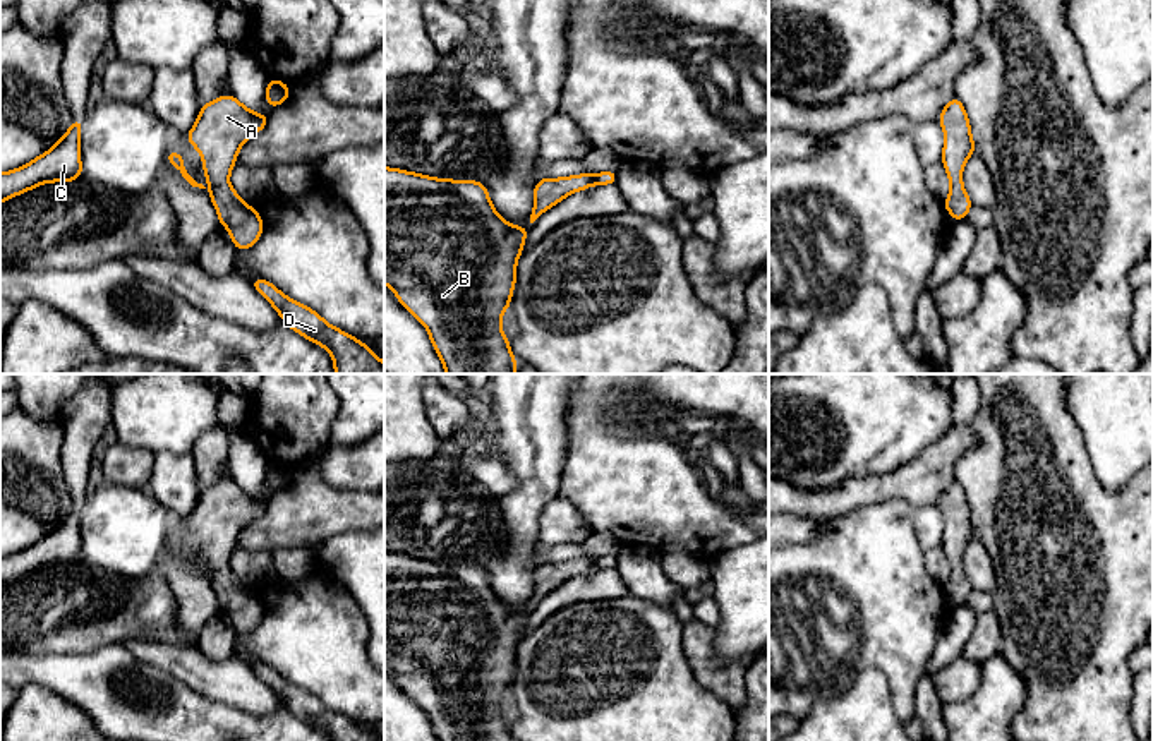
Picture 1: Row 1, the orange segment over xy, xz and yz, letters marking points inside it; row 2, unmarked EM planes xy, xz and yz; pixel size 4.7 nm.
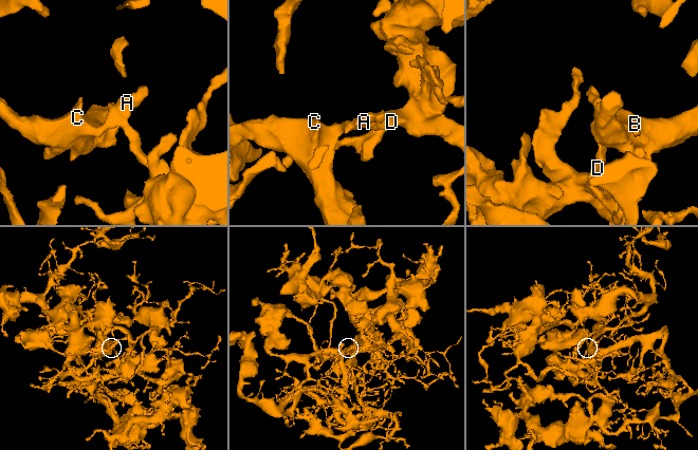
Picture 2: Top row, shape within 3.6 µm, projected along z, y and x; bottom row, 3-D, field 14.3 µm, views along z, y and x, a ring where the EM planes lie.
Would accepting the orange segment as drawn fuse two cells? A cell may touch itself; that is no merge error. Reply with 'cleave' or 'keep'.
keep

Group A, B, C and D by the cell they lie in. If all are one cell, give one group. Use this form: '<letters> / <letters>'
A B C D

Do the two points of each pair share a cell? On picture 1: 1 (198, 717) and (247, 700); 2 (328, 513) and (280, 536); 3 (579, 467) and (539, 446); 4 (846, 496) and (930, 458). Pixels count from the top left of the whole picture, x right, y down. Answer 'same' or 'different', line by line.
1: different
2: same
3: different
4: same

